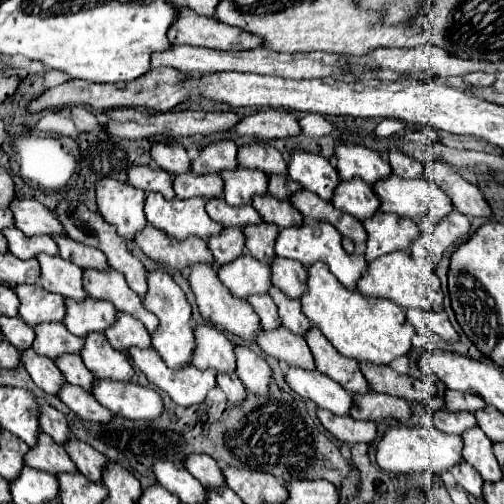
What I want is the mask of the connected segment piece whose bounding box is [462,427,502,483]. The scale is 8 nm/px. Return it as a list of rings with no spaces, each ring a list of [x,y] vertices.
[[[474,427],[472,431],[466,431],[462,435],[464,439],[464,461],[470,463],[480,475],[484,481],[498,481],[502,479],[502,471],[500,471],[500,465],[494,457],[494,451],[492,451],[492,441],[480,431],[480,427]]]

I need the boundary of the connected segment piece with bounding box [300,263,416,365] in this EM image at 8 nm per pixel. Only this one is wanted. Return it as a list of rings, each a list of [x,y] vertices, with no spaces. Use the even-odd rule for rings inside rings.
[[[324,263],[308,267],[308,291],[300,299],[302,311],[310,323],[336,347],[336,351],[358,363],[390,365],[394,359],[408,355],[416,329],[406,321],[406,313],[392,301],[368,299],[358,291],[348,291]]]

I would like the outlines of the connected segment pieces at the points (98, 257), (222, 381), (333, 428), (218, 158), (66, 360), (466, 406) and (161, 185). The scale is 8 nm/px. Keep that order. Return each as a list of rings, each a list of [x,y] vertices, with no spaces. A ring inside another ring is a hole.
[[[54,235],[54,241],[60,249],[60,257],[72,261],[80,269],[96,269],[96,271],[110,271],[106,255],[94,247],[86,247],[70,237]]]
[[[218,375],[218,387],[226,393],[230,403],[242,403],[242,399],[246,399],[246,389],[236,375]]]
[[[318,409],[318,419],[336,439],[344,443],[372,443],[376,439],[376,423],[356,421],[352,417],[338,417],[326,409]]]
[[[218,141],[200,151],[200,157],[192,163],[194,175],[222,173],[238,169],[238,147],[234,141]]]
[[[62,355],[60,359],[56,359],[56,365],[60,367],[70,385],[78,385],[88,393],[92,393],[96,377],[90,375],[90,371],[86,371],[86,365],[82,363],[80,355]]]
[[[446,391],[446,409],[448,411],[470,411],[476,413],[484,409],[486,403],[482,397],[472,393],[460,393],[460,391]]]
[[[132,167],[128,171],[128,183],[132,187],[138,187],[146,193],[158,191],[166,199],[174,199],[174,189],[172,189],[172,175],[162,171],[162,169],[152,169],[152,167]]]

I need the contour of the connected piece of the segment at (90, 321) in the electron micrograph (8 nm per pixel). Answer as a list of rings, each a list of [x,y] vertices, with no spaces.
[[[66,299],[66,319],[64,325],[68,331],[76,337],[86,337],[90,331],[104,333],[106,327],[114,325],[118,311],[108,301],[96,301],[96,299],[84,299],[84,301],[72,301]]]

